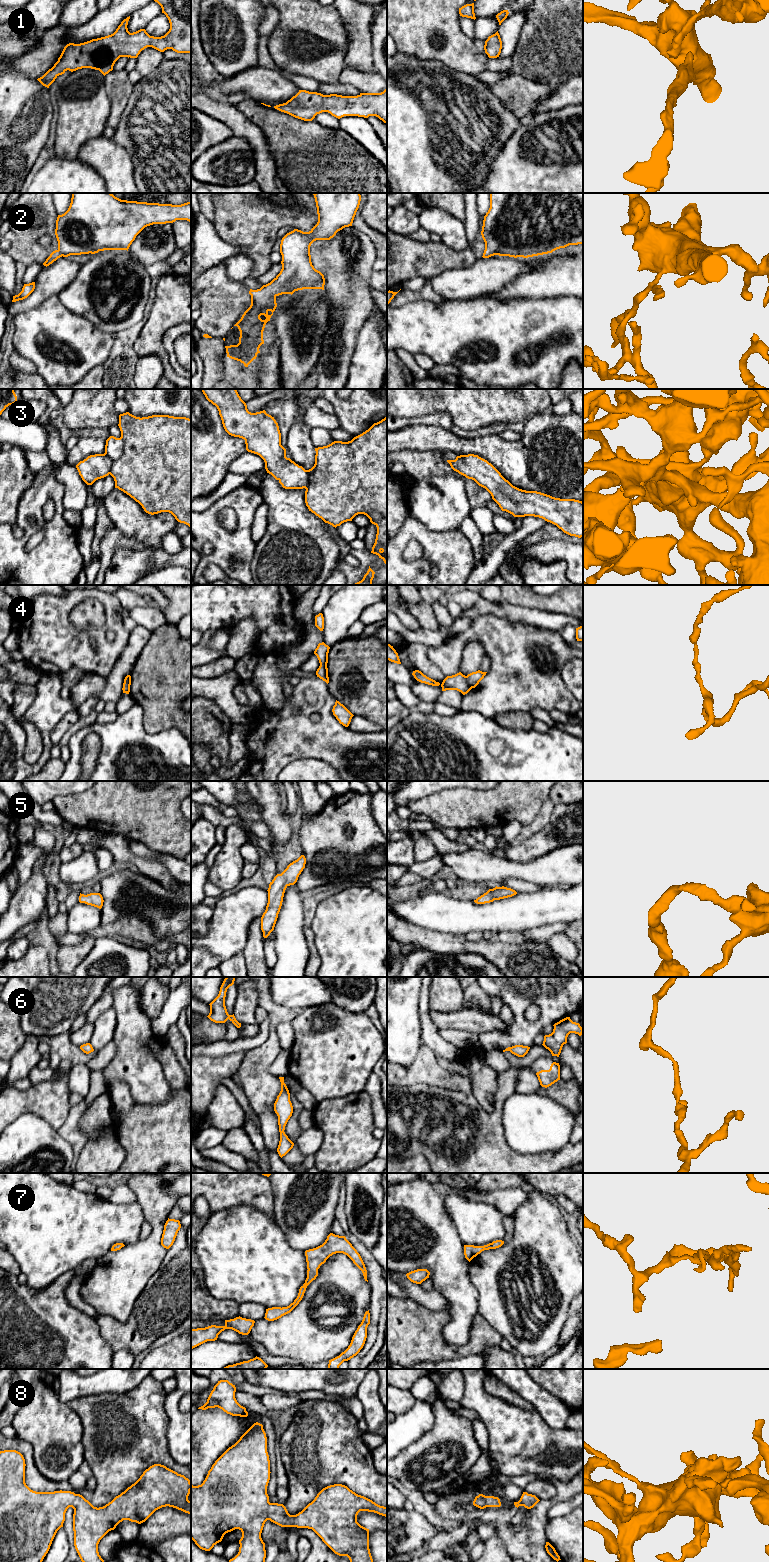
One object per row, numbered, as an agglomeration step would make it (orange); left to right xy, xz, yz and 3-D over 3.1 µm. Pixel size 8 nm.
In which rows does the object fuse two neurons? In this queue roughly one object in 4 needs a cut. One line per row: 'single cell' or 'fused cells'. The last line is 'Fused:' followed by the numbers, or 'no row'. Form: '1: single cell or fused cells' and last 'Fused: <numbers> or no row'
1: single cell
2: single cell
3: single cell
4: fused cells
5: single cell
6: single cell
7: single cell
8: single cell
Fused: 4

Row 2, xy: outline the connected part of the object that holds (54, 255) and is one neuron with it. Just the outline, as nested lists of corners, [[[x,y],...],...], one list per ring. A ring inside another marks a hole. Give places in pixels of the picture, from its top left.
[[[72,193],[68,210],[58,215],[56,220],[58,249],[50,254],[43,265],[47,267],[62,256],[95,254],[104,250],[128,251],[145,227],[176,220],[191,222],[191,202],[172,205],[121,200],[112,193]]]

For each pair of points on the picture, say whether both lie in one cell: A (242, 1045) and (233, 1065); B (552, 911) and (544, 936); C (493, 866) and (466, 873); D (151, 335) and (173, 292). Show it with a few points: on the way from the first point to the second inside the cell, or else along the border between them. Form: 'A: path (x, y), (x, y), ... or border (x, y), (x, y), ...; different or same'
A: border (245, 1051), (235, 1051), (216, 1057); different
B: border (568, 922), (545, 924), (525, 931); different
C: path (486, 867), (473, 867); same
D: path (157, 324), (173, 303); same

